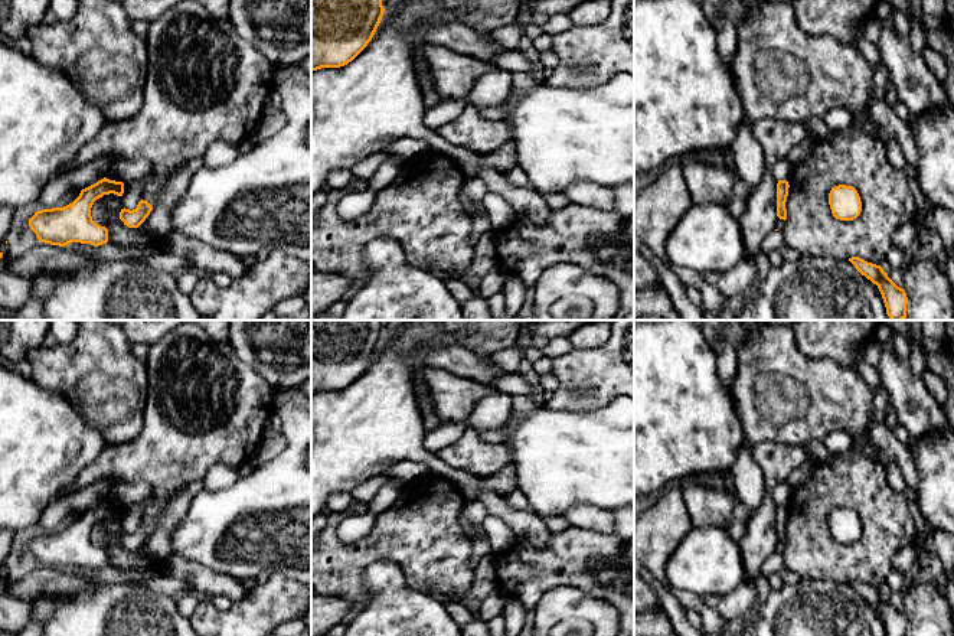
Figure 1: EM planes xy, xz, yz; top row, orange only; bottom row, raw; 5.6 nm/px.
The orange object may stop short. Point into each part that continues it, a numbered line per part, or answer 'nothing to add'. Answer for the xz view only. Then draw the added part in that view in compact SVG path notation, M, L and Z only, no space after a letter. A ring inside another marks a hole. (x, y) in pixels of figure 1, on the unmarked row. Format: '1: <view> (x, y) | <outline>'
nothing to add

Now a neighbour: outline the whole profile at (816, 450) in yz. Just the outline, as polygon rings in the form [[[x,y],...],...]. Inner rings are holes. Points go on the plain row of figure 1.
[[[808,441],[804,444],[806,451],[807,451],[807,459],[817,461],[817,463],[823,463],[830,460],[833,456],[836,456],[836,451],[829,450],[823,441]]]

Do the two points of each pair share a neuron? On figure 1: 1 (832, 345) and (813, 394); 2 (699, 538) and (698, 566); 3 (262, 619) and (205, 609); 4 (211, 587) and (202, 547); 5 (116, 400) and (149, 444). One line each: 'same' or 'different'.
1: different
2: same
3: same
4: different
5: different

